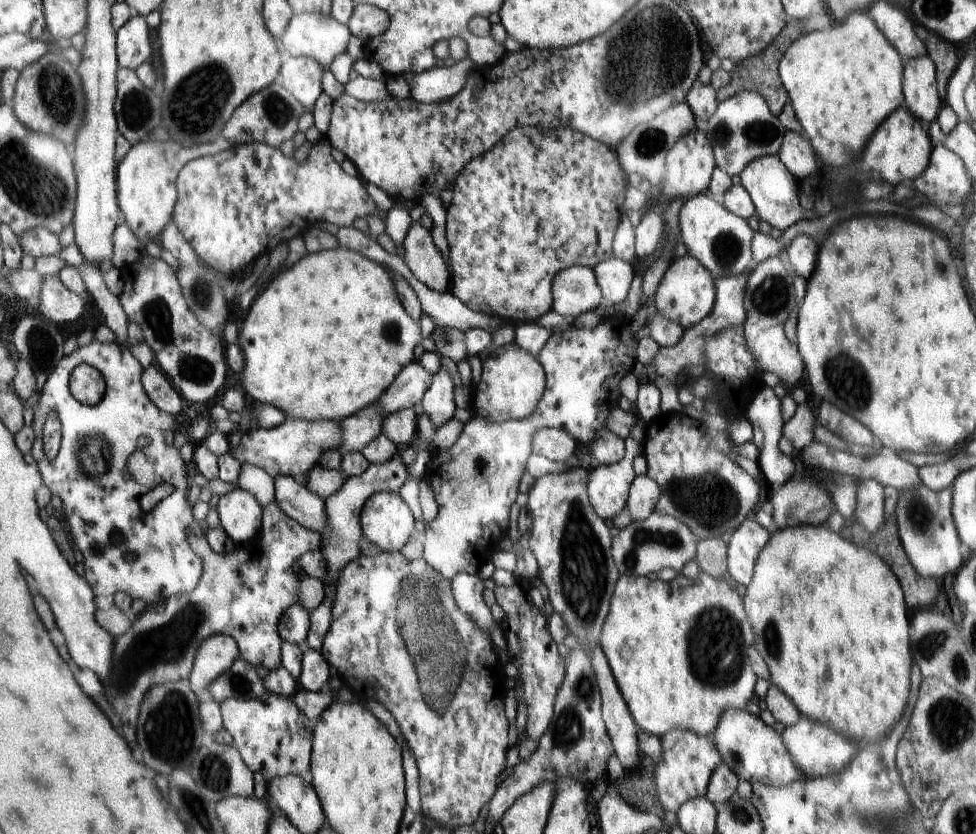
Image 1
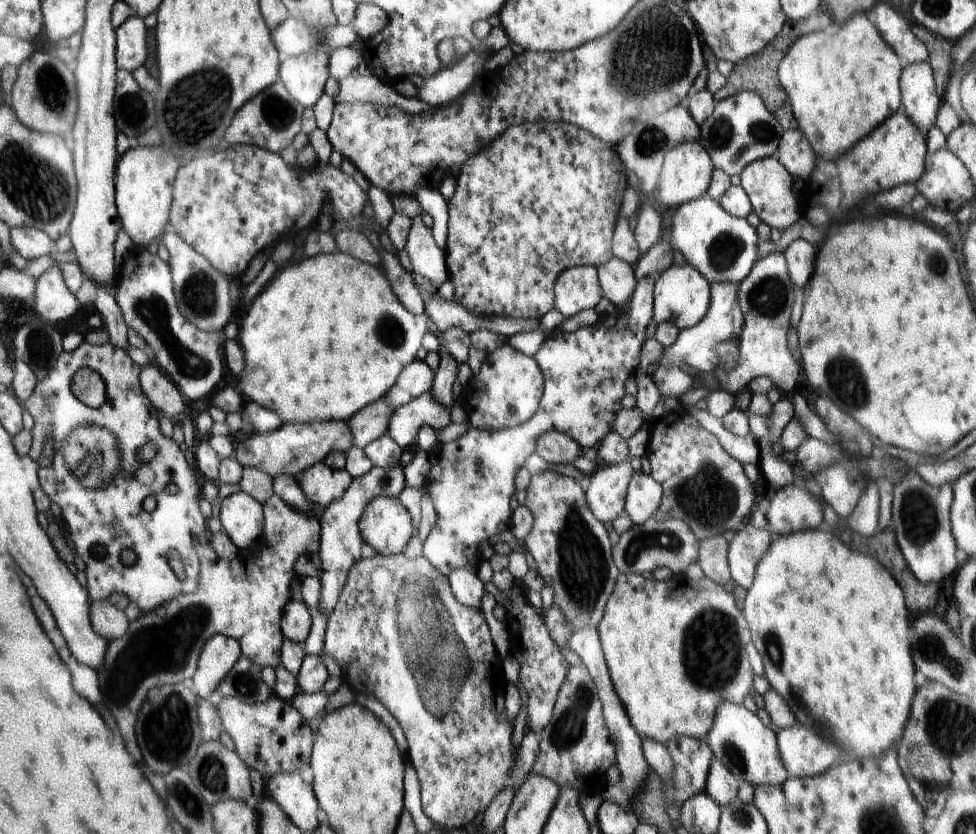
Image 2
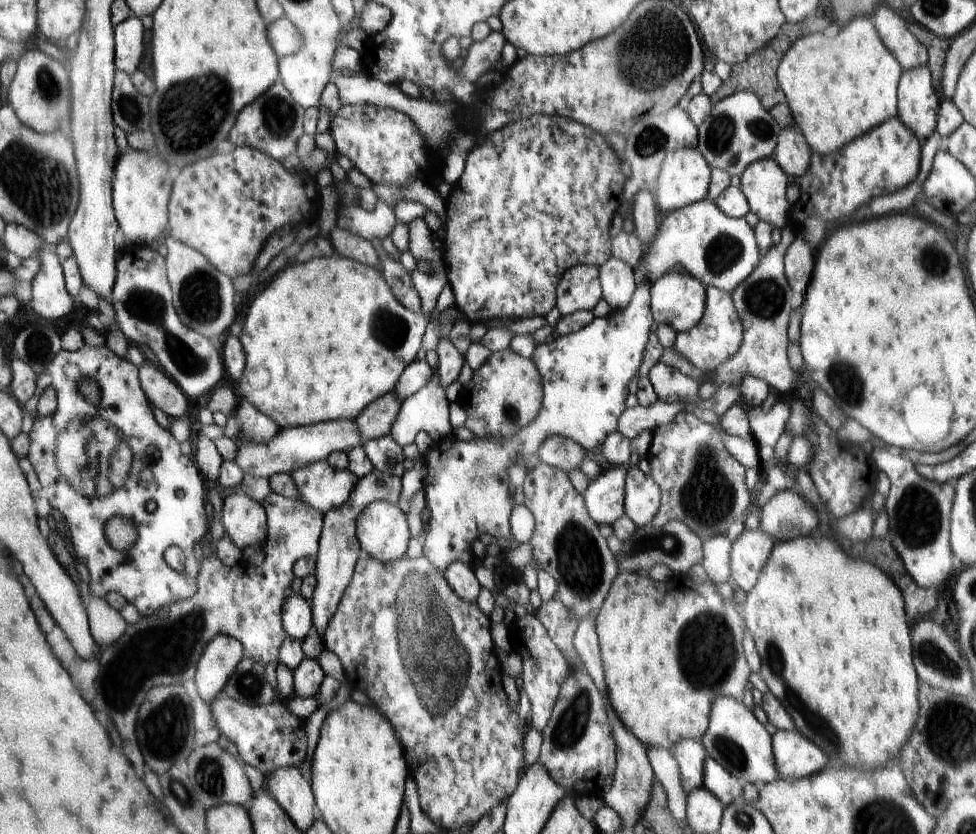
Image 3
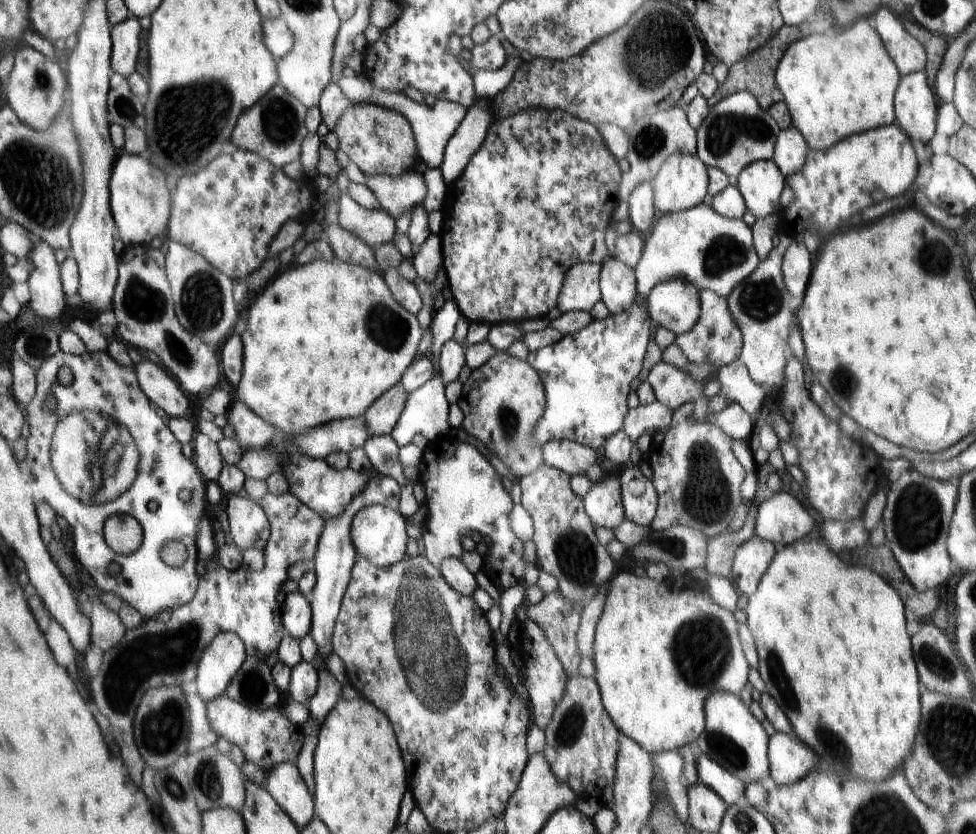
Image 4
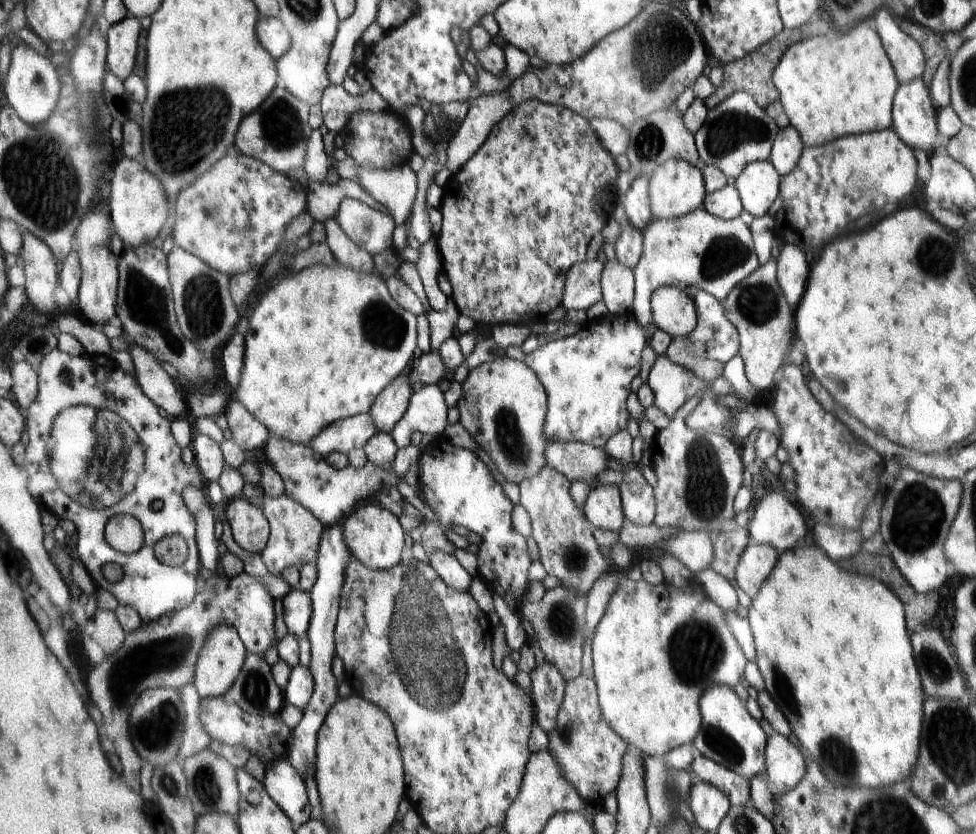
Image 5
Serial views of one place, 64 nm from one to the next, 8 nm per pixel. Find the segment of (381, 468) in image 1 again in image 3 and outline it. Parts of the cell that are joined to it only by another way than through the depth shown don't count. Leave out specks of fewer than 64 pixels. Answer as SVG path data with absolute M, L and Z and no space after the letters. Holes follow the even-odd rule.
M374 469L357 482L356 488L349 494L348 500L343 505L335 508L334 511L326 513L325 529L322 530L321 534L321 550L315 560L314 576L317 578L317 585L311 600L313 628L316 628L322 640L328 623L336 614L341 598L346 592L350 581L353 580L355 566L362 549L355 535L356 519L360 516L361 510L364 510L373 502L384 501L394 505L398 504L402 490L401 484L400 477Z

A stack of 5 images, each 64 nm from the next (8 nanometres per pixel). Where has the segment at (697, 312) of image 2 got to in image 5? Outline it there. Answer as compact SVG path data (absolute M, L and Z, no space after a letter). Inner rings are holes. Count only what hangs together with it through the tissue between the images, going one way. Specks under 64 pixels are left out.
M663 286L657 288L652 296L652 313L654 328L662 329L669 335L689 336L697 326L697 307L689 291L681 291L678 287Z

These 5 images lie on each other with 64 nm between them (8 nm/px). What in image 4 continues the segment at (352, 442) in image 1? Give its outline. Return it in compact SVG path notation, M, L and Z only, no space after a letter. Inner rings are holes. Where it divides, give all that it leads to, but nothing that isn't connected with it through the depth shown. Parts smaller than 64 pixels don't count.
M400 384L381 394L363 414L370 436L390 435L407 403L409 392Z

